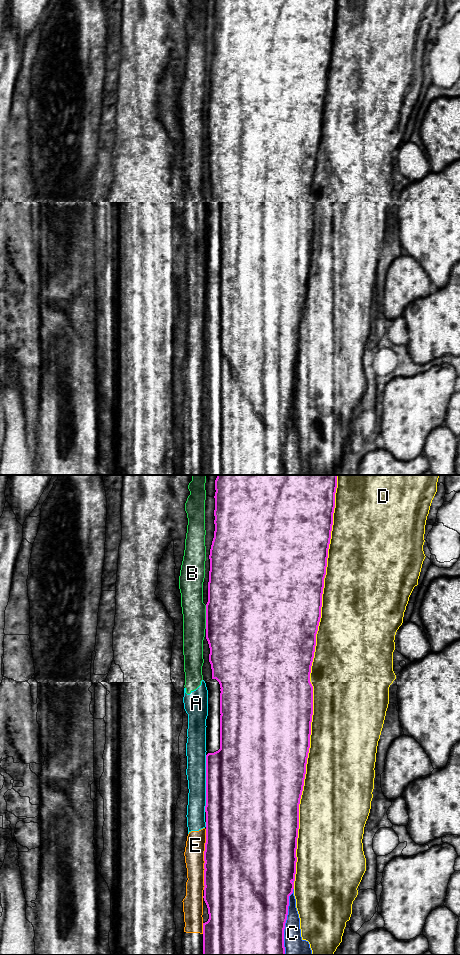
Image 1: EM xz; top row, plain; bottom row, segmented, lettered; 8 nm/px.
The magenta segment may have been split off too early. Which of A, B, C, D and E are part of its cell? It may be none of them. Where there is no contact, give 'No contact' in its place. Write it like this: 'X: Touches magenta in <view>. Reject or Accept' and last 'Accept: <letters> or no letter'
A: Touches magenta in xz. Reject
B: Touches magenta in xz. Reject
C: Touches magenta in xz. Reject
D: Touches magenta in xz. Reject
E: Touches magenta in xz. Reject
Accept: no letter

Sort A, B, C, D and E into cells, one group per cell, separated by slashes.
A B E / C / D

